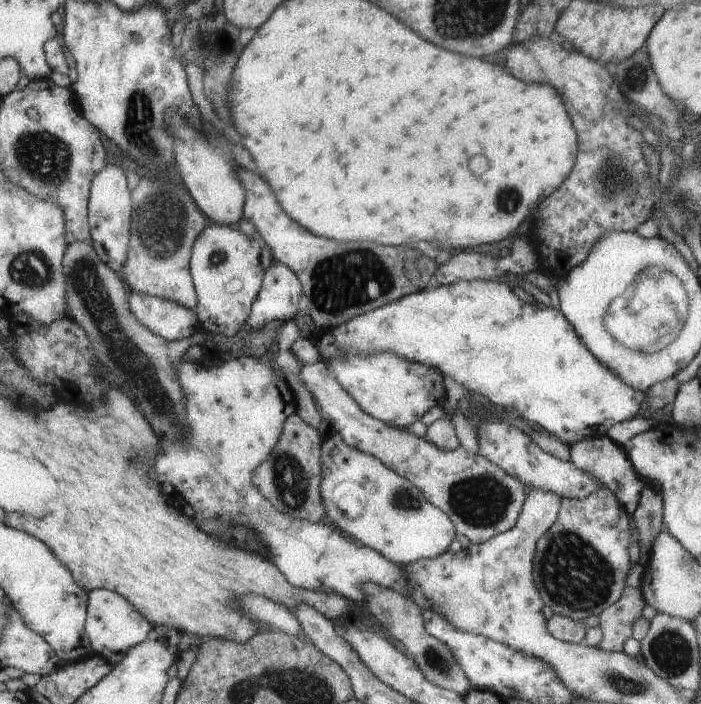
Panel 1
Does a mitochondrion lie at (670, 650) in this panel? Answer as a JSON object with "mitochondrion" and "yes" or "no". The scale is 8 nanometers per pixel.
{"mitochondrion":"yes"}

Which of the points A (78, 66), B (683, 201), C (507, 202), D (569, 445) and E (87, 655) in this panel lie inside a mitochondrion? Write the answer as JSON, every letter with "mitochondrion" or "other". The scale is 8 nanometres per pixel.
{"A":"other","B":"mitochondrion","C":"mitochondrion","D":"other","E":"other"}

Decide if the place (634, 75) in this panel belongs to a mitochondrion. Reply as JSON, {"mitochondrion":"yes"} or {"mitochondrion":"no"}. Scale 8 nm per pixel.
{"mitochondrion":"yes"}

